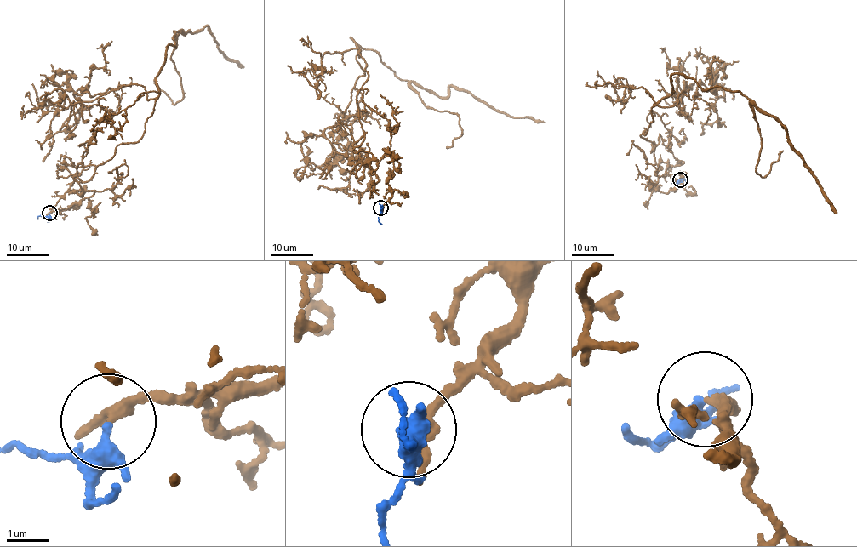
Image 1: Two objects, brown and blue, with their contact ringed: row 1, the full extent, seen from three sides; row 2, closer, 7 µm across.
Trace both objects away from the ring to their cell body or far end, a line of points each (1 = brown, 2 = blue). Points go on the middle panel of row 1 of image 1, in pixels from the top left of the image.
1: (381, 207), (392, 160), (374, 170), (353, 150), (368, 75), (351, 38), (402, 80), (545, 122)
2: (381, 207), (378, 216), (381, 224)

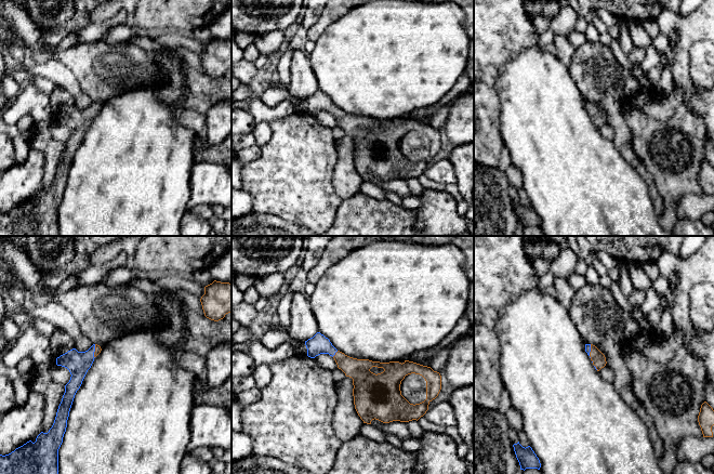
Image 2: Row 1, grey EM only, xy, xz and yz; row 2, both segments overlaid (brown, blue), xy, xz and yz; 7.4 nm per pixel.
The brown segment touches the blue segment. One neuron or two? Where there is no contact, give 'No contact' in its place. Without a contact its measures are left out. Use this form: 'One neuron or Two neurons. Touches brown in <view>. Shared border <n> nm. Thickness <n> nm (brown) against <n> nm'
One neuron. Touches brown in xz. Shared border 60 nm. Thickness 160 nm (brown) against 150 nm

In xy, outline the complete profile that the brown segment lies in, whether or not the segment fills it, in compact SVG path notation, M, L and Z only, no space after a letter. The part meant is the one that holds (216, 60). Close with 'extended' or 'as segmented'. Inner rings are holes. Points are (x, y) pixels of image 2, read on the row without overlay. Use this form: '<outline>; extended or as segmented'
M214 38L204 44L200 56L204 74L219 79L232 69L232 41Z; as segmented

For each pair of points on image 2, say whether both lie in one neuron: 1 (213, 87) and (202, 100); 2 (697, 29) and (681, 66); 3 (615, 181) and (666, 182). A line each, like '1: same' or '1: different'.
1: same
2: same
3: different

